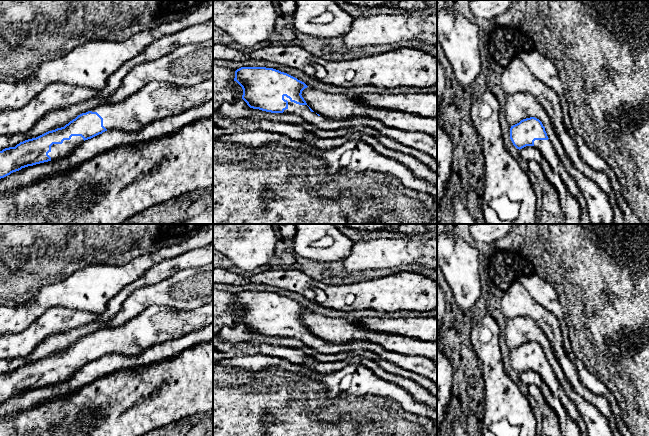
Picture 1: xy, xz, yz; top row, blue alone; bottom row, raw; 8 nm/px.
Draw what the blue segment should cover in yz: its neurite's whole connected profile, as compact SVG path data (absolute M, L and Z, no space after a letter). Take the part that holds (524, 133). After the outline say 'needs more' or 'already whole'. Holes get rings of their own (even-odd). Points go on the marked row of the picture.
M530 117L511 126L510 139L519 150L526 146L534 146L538 149L552 169L560 175L569 192L577 199L581 206L581 216L588 216L588 208L582 192L559 159L553 144L547 136L545 127L539 119Z; needs more

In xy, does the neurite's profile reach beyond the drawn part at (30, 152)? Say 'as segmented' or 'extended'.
extended

